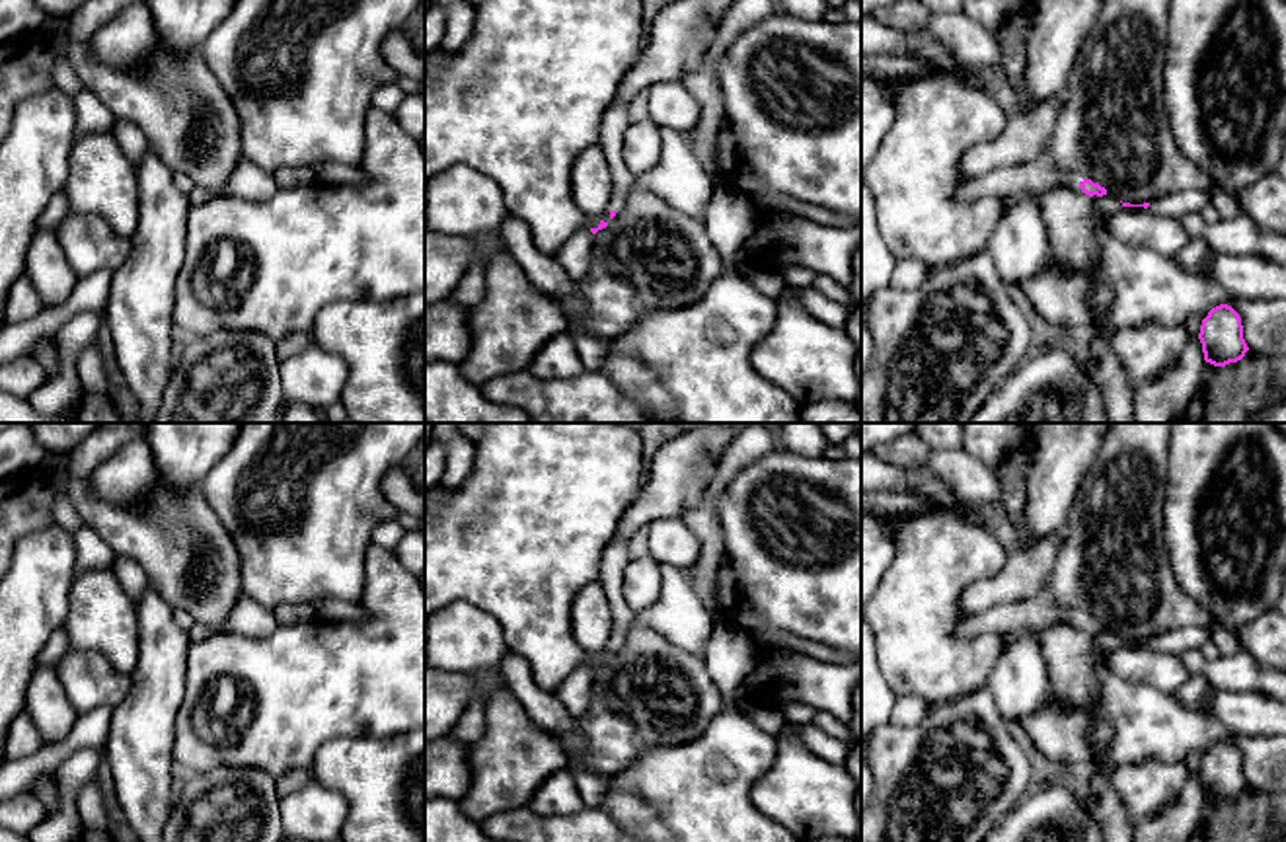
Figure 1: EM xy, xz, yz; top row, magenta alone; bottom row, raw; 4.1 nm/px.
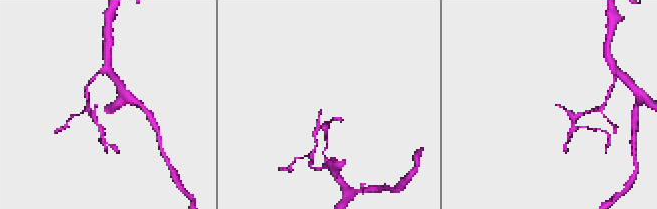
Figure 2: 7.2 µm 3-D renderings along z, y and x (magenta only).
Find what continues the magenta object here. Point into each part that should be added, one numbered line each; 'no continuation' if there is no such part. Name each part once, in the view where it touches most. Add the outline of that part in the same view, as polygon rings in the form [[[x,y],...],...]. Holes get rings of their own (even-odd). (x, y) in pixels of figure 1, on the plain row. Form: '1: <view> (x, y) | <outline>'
1: yz (1008, 618) | [[[1029,596],[1025,600],[1007,600],[966,616],[955,630],[957,637],[970,639],[980,633],[1015,635],[1025,630],[1040,630],[1050,624],[1070,624],[1081,628],[1079,620],[1089,616],[1081,608],[1062,608],[1050,596]]]

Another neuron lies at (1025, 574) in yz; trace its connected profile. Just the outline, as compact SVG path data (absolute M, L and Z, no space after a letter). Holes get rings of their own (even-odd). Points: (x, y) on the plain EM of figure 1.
M1060 532L1046 536L1031 552L1009 554L998 575L976 579L963 591L959 610L972 616L994 604L1048 593L1058 548Z

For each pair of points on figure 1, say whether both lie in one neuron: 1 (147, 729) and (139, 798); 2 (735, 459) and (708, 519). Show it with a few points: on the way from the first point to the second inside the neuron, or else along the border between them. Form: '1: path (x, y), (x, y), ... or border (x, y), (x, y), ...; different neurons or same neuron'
1: path (143, 747), (143, 780); same neuron
2: path (723, 474), (710, 503); same neuron

